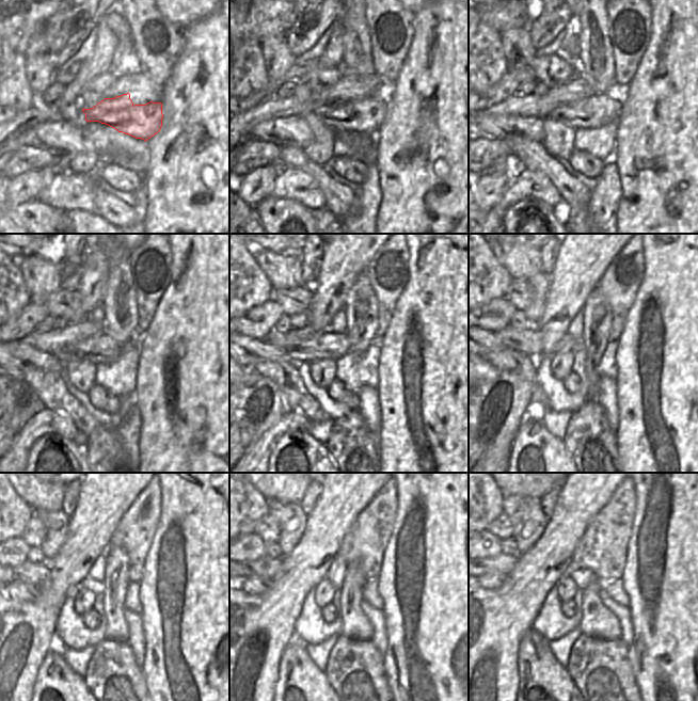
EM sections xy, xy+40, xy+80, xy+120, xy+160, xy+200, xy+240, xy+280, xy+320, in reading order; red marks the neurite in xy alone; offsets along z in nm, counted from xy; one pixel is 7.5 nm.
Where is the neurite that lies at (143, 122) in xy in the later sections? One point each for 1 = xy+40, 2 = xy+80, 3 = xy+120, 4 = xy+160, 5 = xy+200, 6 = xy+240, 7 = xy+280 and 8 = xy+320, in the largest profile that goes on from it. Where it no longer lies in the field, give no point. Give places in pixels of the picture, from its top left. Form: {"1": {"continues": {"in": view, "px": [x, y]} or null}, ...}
{"1": {"continues": {"in": "xy+40", "px": [366, 116]}}, "2": {"continues": {"in": "xy+80", "px": [585, 114]}}, "3": {"continues": {"in": "xy+120", "px": [107, 351]}}, "4": {"continues": {"in": "xy+160", "px": [307, 351]}}, "5": {"continues": {"in": "xy+200", "px": [528, 341]}}, "6": {"continues": {"in": "xy+240", "px": [35, 574]}}, "7": {"continues": {"in": "xy+280", "px": [265, 568]}}, "8": {"continues": {"in": "xy+320", "px": [502, 564]}}}

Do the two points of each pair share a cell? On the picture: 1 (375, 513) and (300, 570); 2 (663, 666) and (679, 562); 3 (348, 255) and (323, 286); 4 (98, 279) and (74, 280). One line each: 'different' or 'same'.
1: different
2: same
3: same
4: different

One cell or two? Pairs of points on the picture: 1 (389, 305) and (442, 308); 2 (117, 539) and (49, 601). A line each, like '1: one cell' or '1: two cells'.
1: two cells
2: two cells

